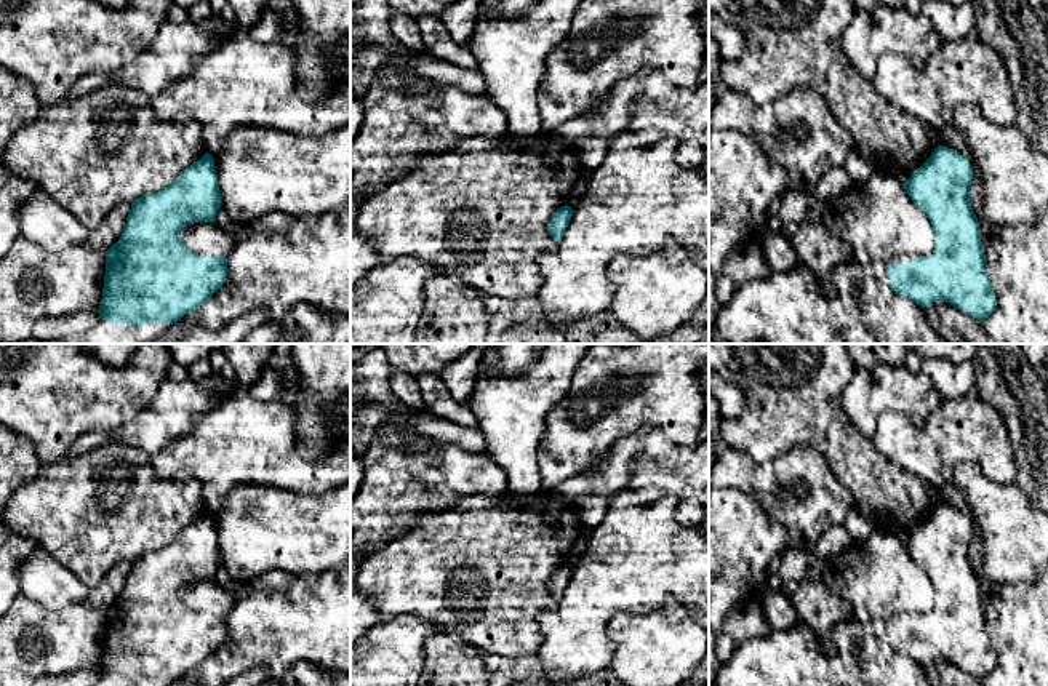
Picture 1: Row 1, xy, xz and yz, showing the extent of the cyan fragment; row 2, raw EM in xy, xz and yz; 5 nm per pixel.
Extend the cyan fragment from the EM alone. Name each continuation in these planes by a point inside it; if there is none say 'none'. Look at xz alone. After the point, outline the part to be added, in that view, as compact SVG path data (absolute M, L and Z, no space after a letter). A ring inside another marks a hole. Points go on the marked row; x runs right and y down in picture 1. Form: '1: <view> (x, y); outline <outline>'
none

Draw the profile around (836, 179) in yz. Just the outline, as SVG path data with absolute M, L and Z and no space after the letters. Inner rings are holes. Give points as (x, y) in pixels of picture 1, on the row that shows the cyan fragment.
M832 166L826 170L821 179L816 182L813 197L826 203L830 198L838 197L853 185L848 173L843 166Z

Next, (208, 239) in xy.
M194 222L179 232L182 243L197 254L227 259L235 245L235 235L216 222Z

